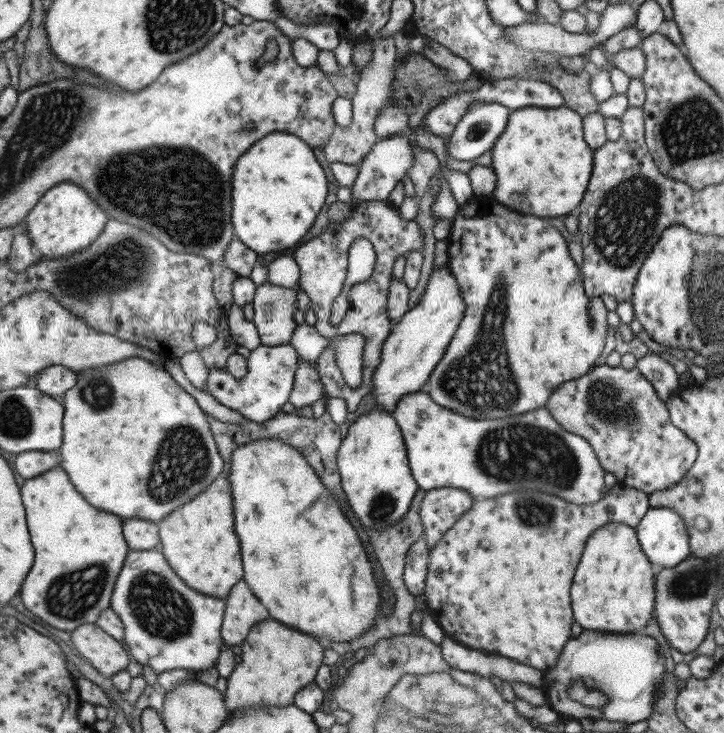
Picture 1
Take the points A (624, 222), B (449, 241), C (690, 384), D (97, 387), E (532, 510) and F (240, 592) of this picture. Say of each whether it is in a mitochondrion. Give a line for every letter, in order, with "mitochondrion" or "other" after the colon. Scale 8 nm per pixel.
A: mitochondrion
B: other
C: other
D: mitochondrion
E: mitochondrion
F: other

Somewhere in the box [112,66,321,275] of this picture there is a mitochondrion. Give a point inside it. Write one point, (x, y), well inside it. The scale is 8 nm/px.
(248, 127)

